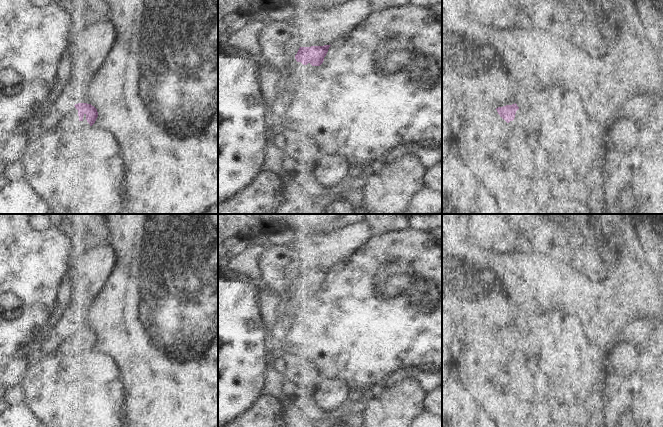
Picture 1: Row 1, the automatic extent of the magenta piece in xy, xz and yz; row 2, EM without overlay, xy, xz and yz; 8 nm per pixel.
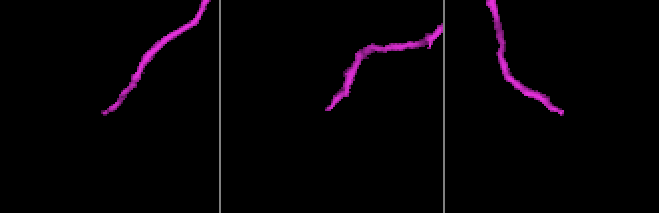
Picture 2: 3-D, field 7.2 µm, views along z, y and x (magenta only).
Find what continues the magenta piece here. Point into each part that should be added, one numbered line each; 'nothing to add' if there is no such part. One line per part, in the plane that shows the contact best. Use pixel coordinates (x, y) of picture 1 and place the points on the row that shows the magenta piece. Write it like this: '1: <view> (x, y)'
1: xy (67, 118)

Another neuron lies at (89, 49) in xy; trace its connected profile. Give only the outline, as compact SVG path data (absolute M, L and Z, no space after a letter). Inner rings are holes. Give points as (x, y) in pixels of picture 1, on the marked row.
M101 19L90 23L86 29L78 29L70 34L64 78L58 86L54 103L60 107L85 103L88 88L108 60L117 38L117 27L112 22L106 23Z

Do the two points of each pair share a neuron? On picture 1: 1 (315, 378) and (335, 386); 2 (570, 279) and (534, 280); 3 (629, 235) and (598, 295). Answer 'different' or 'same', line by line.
1: different
2: same
3: same

